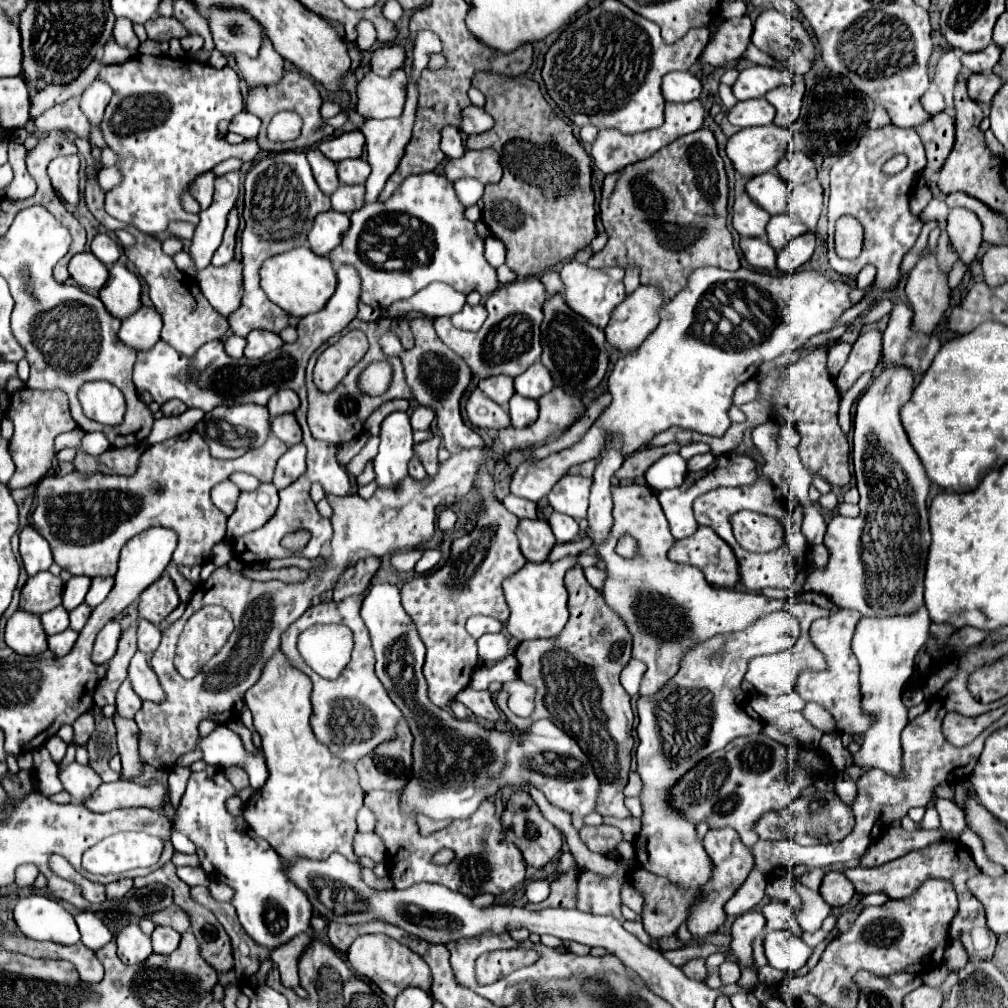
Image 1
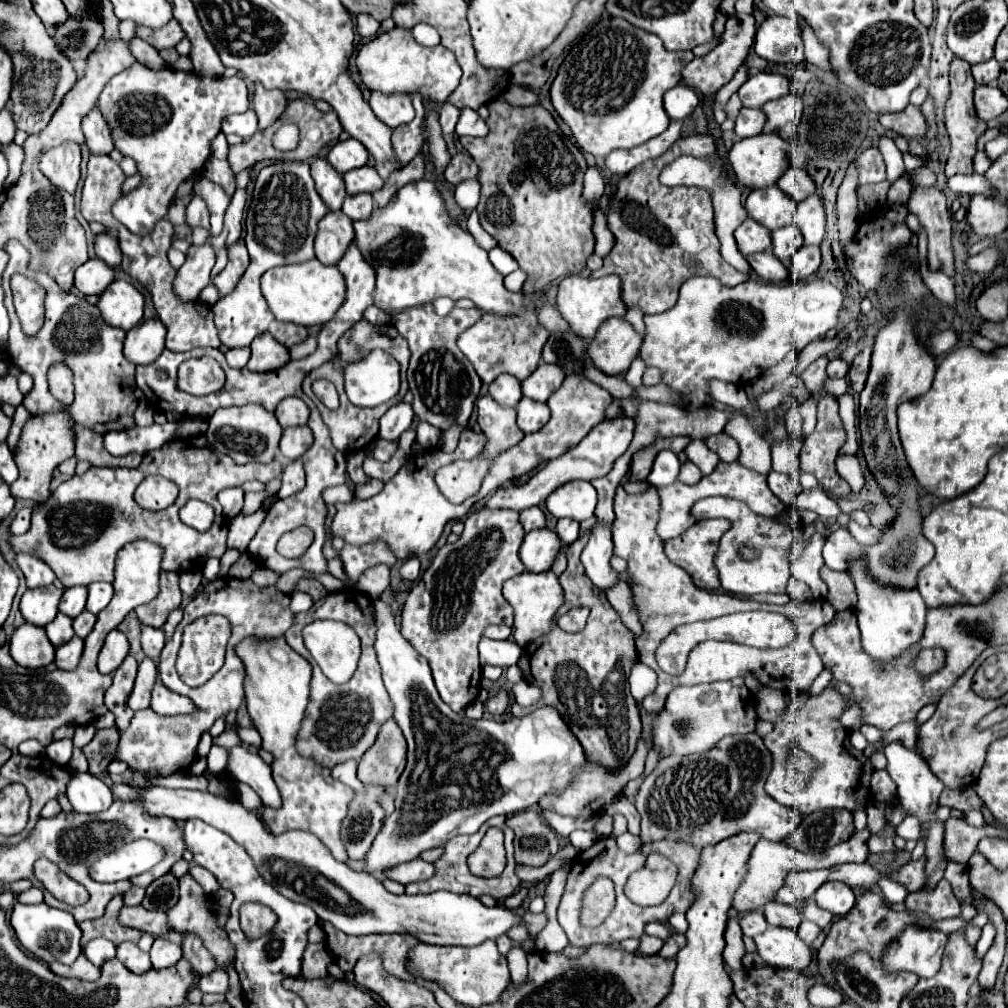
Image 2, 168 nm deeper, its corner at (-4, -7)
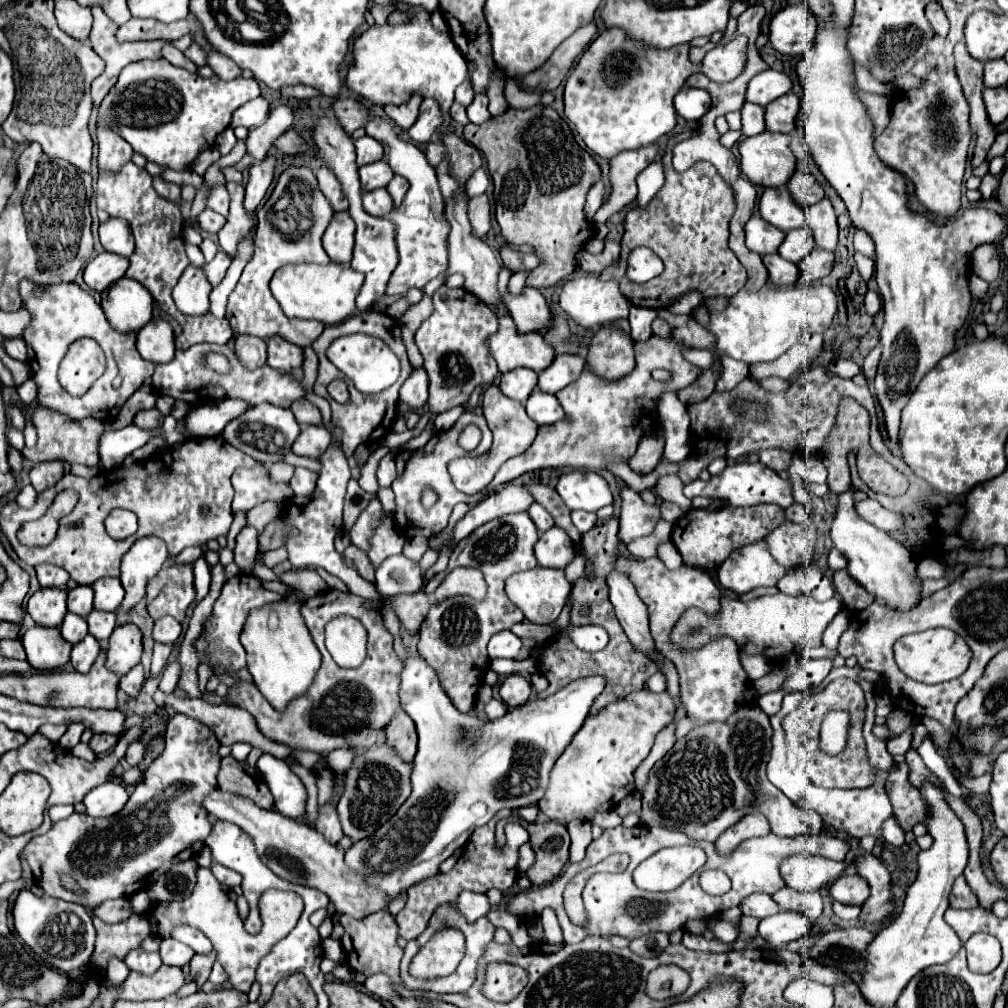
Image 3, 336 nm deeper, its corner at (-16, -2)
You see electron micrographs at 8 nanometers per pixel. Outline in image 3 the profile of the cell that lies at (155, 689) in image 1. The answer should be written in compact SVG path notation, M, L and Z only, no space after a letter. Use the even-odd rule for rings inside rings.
M160 690L154 692L154 702L156 702L160 708L172 706L176 712L186 714L186 716L192 716L192 718L204 722L208 728L212 728L212 732L216 734L216 738L218 738L220 744L224 744L224 746L232 746L234 742L246 742L246 744L250 744L252 748L260 748L260 750L266 752L266 754L272 754L272 756L276 756L276 758L284 758L284 760L292 754L292 750L290 750L288 746L278 744L278 742L272 742L270 738L266 738L266 736L258 730L258 726L256 726L252 714L248 714L248 712L242 710L242 708L236 708L236 706L210 706L210 704L204 702L202 698L190 698L190 696L186 696L186 694L168 694L168 696L166 696L166 694L160 692Z

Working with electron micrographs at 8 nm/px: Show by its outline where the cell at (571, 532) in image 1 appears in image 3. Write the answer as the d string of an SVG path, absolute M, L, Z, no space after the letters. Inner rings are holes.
M582 510L572 512L572 524L574 524L582 534L588 532L590 528L594 528L596 522L598 522L598 518L596 518L594 512L582 512Z

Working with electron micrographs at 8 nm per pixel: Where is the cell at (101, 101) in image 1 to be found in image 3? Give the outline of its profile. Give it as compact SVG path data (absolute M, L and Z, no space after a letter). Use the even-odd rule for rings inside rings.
M108 128L98 130L98 142L100 142L100 156L98 156L100 170L118 172L124 164L130 162L132 154L134 154L132 146Z

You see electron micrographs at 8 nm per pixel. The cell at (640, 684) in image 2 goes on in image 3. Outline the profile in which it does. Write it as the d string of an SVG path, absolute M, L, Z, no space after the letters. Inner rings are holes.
M662 672L652 674L652 676L648 678L646 686L648 686L650 692L664 692L664 690L666 690L666 678L664 678L664 674L662 674Z

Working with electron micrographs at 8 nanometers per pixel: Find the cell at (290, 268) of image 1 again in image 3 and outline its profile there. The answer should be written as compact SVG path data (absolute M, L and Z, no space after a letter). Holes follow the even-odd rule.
M330 262L326 266L318 264L296 264L282 266L270 280L270 290L288 318L318 320L324 324L336 324L352 316L356 296L364 282L364 274L352 270L348 264Z

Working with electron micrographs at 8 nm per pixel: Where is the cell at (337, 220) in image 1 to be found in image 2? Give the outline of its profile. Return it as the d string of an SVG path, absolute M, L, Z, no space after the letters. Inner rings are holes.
M330 211L318 223L318 235L314 241L318 261L322 261L324 265L336 265L344 257L352 241L354 241L352 219L346 217L342 211L336 213Z

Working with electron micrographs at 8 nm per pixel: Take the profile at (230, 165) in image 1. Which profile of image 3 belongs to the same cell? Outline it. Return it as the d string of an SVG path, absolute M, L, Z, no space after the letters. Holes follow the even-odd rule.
M228 182L226 188L230 192L230 214L226 218L224 228L218 232L218 238L220 238L220 248L226 254L234 256L238 242L250 232L254 220L250 218L250 214L242 206L244 188L240 184L236 184L236 182Z

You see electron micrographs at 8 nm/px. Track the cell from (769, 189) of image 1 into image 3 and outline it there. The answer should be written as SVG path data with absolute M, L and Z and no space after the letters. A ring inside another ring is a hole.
M786 186L766 188L758 202L758 208L760 216L782 232L796 230L806 224L806 210L792 202L792 196L788 194Z

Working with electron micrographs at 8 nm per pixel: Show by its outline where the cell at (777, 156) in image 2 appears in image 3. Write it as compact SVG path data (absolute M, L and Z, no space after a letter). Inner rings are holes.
M774 132L744 138L738 146L742 174L758 186L784 186L796 172L796 156L790 142L790 134Z

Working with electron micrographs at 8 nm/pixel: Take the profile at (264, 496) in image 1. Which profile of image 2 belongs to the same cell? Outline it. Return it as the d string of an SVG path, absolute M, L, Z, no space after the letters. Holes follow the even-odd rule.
M268 501L266 507L258 509L256 513L250 515L236 515L230 521L228 527L228 547L230 549L238 549L238 551L246 551L248 543L252 541L252 537L256 535L256 531L260 529L260 523L264 521L264 515L268 515L268 507L272 507L274 501Z

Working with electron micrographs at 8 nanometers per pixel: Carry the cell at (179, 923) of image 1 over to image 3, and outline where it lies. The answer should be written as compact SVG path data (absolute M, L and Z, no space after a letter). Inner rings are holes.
M120 898L120 900L108 900L108 902L102 902L100 906L96 906L94 910L94 916L98 916L100 920L104 922L122 922L126 920L128 916L132 916L132 908L128 904L128 900Z

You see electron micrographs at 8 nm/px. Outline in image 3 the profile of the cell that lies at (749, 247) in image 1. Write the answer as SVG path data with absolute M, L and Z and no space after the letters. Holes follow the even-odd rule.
M766 254L766 256L762 256L762 262L764 262L770 282L774 286L790 286L790 284L798 282L798 278L800 278L798 266L780 258L780 254Z

